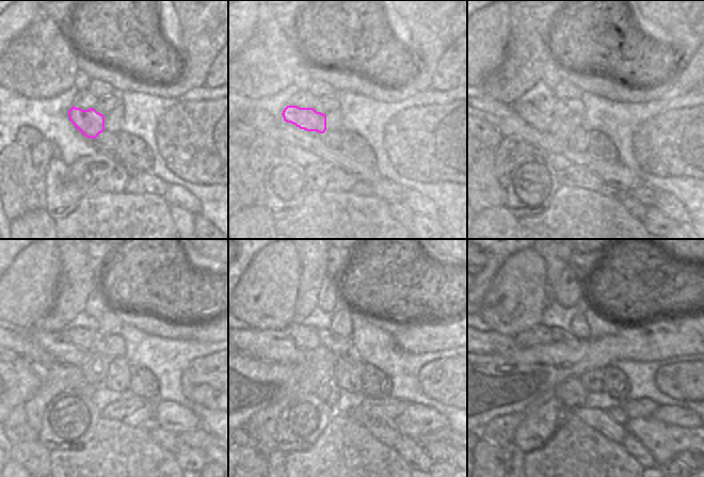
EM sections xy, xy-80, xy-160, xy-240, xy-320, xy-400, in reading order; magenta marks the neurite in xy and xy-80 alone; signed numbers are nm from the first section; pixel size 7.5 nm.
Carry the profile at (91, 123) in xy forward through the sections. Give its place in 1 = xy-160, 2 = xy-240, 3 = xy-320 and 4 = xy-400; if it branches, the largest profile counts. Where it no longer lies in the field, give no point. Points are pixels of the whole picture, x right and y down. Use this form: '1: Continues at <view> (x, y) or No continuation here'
1: Continues at xy-160 (548, 123)
2: Continues at xy-240 (62, 351)
3: Continues at xy-320 (276, 346)
4: Continues at xy-400 (490, 342)

